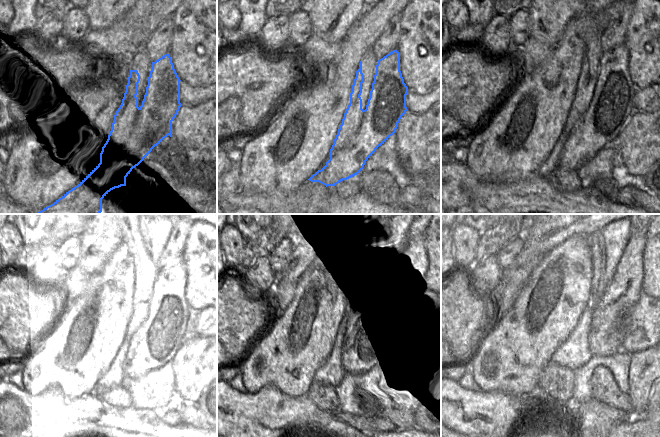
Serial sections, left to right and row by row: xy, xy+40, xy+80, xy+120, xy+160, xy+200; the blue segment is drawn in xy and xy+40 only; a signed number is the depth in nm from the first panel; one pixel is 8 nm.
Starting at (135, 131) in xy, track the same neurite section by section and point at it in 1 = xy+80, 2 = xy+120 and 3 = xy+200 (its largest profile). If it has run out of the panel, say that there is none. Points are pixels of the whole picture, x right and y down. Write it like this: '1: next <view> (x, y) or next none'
1: next xy+80 (589, 130)
2: next xy+120 (152, 346)
3: next xy+200 (606, 334)

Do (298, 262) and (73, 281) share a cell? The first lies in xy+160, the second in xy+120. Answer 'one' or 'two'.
two

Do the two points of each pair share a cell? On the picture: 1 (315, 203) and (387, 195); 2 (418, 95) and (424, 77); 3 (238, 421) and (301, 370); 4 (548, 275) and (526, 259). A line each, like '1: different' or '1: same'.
1: different
2: different
3: different
4: different

